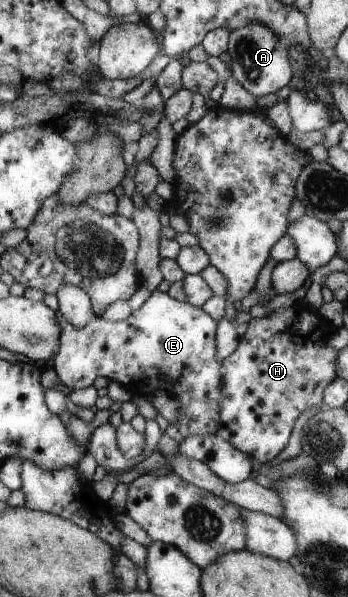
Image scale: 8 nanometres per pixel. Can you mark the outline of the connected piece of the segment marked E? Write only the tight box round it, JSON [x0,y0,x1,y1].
[52,289,223,442]

